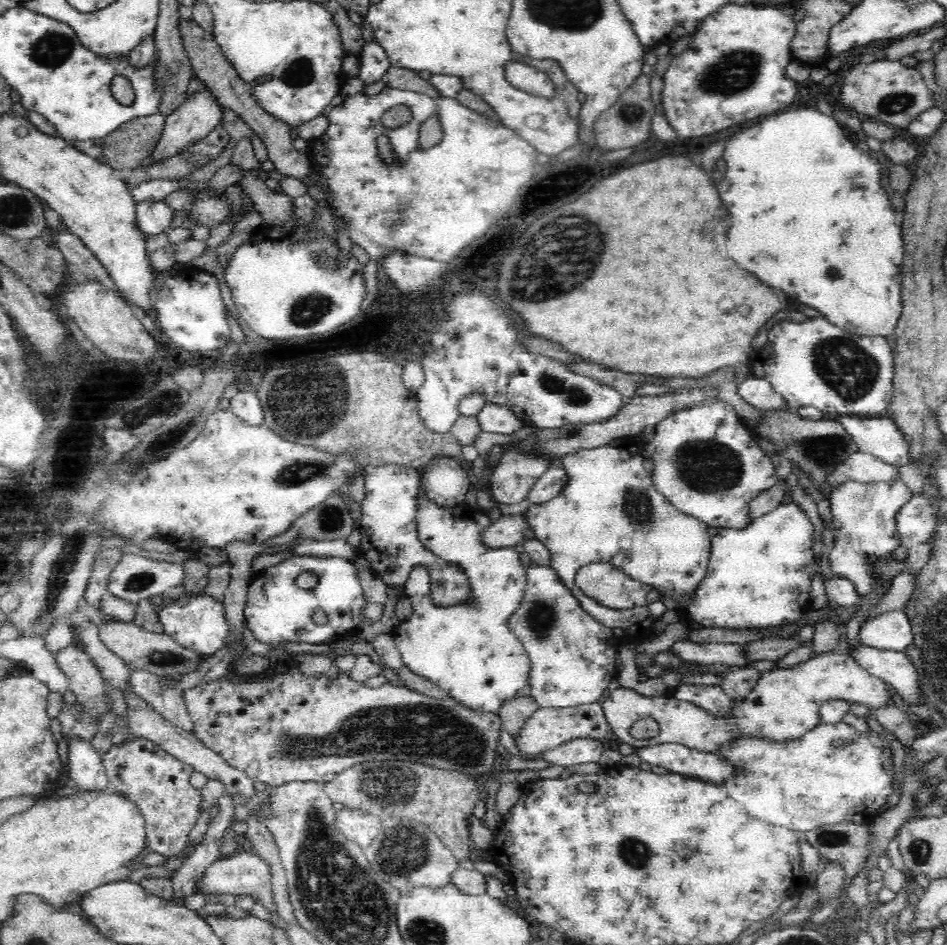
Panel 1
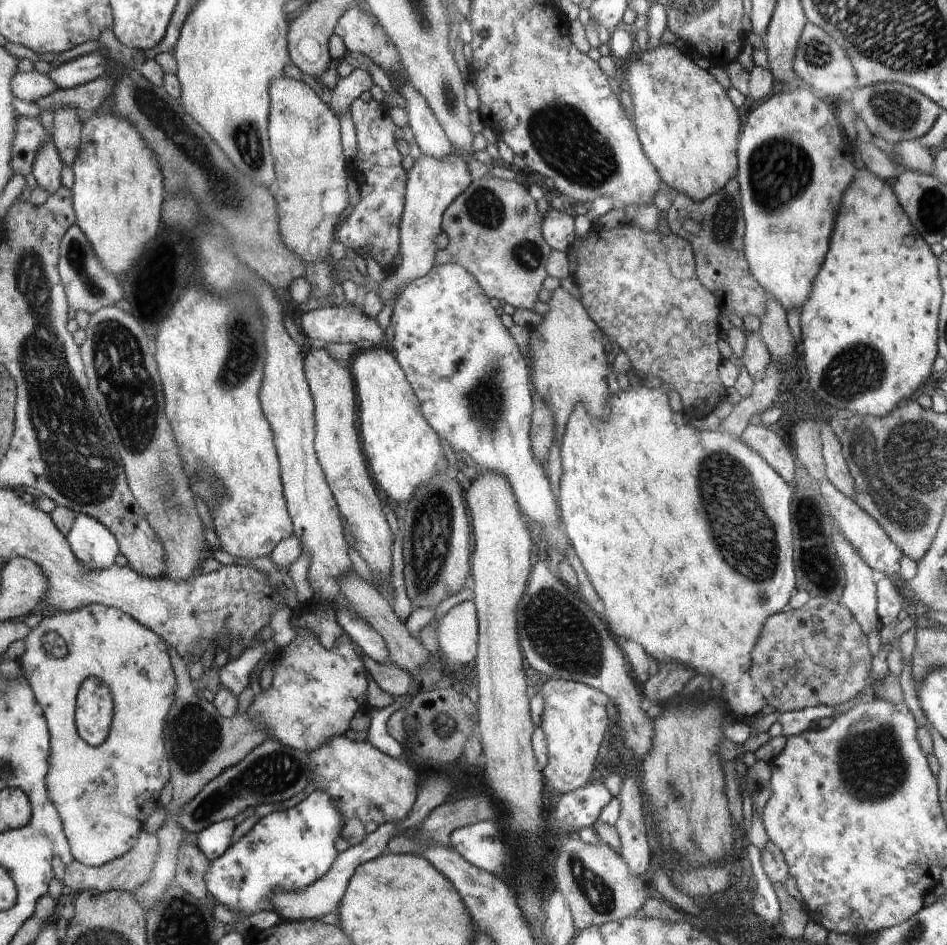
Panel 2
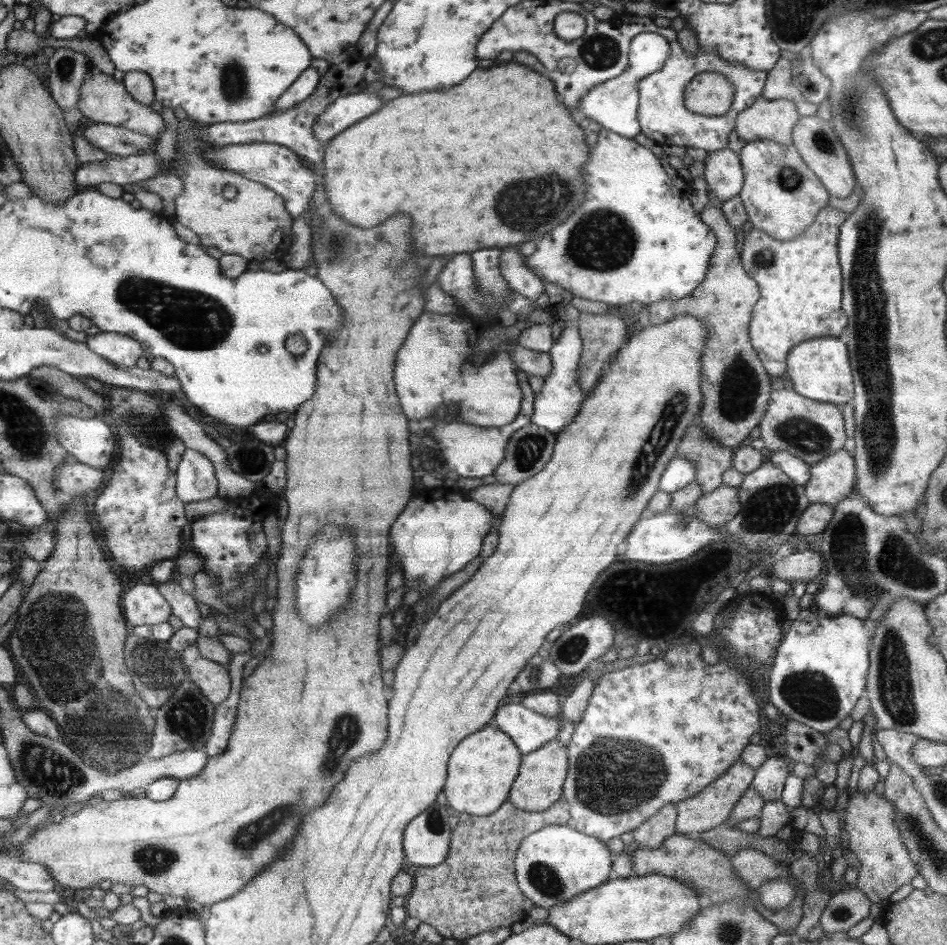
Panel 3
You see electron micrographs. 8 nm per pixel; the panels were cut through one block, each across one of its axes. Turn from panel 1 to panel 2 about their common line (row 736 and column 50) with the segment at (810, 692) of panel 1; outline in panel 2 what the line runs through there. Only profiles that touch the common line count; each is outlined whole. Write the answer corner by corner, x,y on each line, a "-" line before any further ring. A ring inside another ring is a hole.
97,603
90,604
72,611
61,611
59,614
53,616
43,616
42,621
38,626
30,630
30,634
23,639
26,650
18,659
20,667
25,674
28,686
34,694
34,698
38,702
40,708
43,710
45,720
47,722
49,736
50,736
50,756
48,756
48,774
46,774
46,790
48,790
48,798
52,800
52,804
56,806
58,814
60,814
60,822
62,822
62,830
68,844
71,847
71,854
76,860
82,862
85,866
100,867
112,862
120,856
125,856
126,852
130,852
132,846
138,840
138,834
143,830
144,824
148,816
160,807
159,799
161,790
170,779
170,768
168,766
168,758
165,750
165,723
168,714
170,713
170,706
174,702
174,694
176,693
176,678
172,670
170,656
168,656
168,648
163,639
158,637
152,630
146,626
142,626
134,618
125,614
122,610
100,605
-
54,632
60,634
60,637
67,644
67,654
64,658
52,658
48,656
48,652
42,646
42,638
44,634
-
98,677
101,682
104,682
112,694
112,702
114,702
114,716
112,716
112,725
106,741
101,746
90,746
77,734
77,727
75,726
75,706
77,702
80,684
86,678

